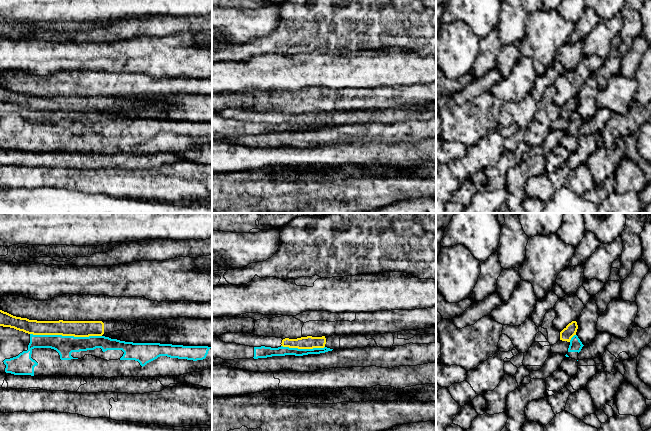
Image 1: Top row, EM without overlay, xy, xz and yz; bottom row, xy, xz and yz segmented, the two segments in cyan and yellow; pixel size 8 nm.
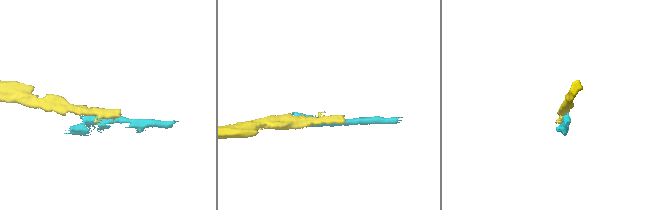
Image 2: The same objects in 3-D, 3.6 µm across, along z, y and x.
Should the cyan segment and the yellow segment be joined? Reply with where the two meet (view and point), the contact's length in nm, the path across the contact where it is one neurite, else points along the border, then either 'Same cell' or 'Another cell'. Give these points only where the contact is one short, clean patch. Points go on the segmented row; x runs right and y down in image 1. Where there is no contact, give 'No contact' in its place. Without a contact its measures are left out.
Touches cyan at xy (66, 336). Shared border 600 nm. Another cell

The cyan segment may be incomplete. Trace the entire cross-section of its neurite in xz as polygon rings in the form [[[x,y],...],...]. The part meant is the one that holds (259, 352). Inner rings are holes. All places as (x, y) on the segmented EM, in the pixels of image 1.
[[[212,336],[212,357],[221,358],[223,360],[234,360],[234,359],[258,359],[267,358],[272,356],[285,356],[295,355],[303,356],[308,354],[320,354],[333,349],[324,348],[313,348],[313,349],[298,349],[289,347],[250,347],[240,345],[236,343],[225,343],[221,341],[218,336]]]

